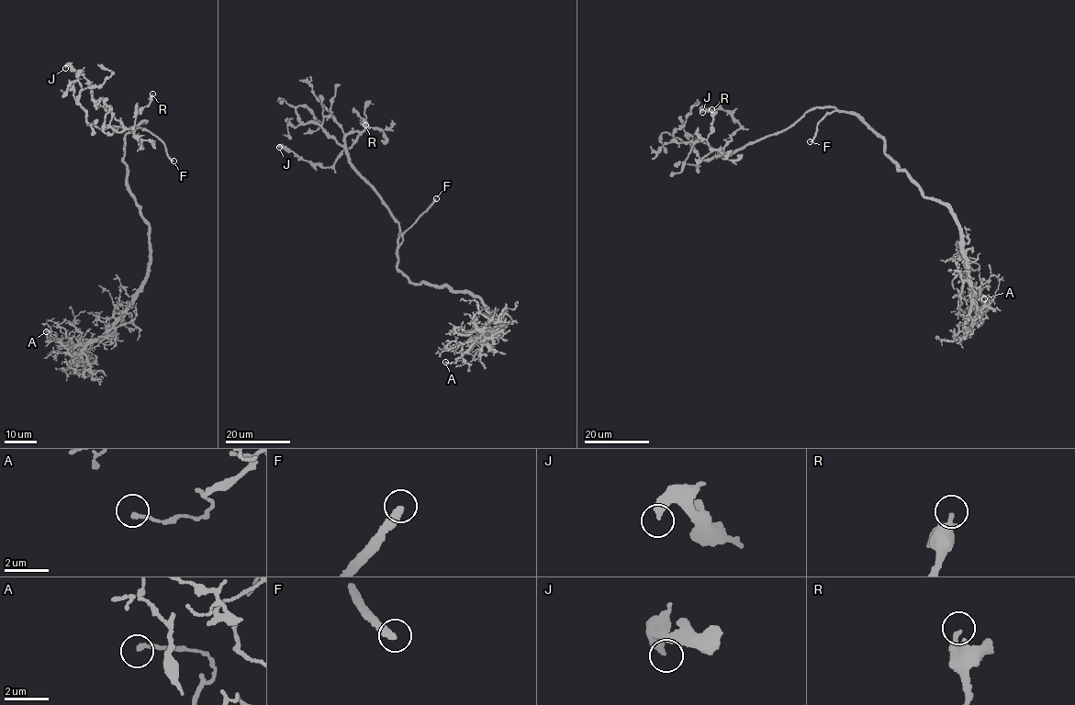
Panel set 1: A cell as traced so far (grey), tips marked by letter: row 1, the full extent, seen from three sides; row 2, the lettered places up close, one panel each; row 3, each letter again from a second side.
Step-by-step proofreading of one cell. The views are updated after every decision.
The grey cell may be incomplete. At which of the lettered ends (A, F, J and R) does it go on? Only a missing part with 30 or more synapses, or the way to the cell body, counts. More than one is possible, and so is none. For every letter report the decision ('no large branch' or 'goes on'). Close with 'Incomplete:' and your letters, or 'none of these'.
A: no large branch
F: goes on
J: no large branch
R: no large branch
Incomplete: F

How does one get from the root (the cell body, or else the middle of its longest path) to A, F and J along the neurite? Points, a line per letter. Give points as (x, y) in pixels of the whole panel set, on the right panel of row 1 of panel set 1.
A: (875, 131), (884, 153), (922, 194), (949, 209), (975, 308), (984, 298)
F: (875, 131), (856, 114), (836, 109), (829, 112), (818, 123), (816, 135), (810, 141)
J: (875, 131), (856, 114), (816, 106), (785, 130), (720, 155), (740, 124), (721, 108), (702, 108), (702, 112)

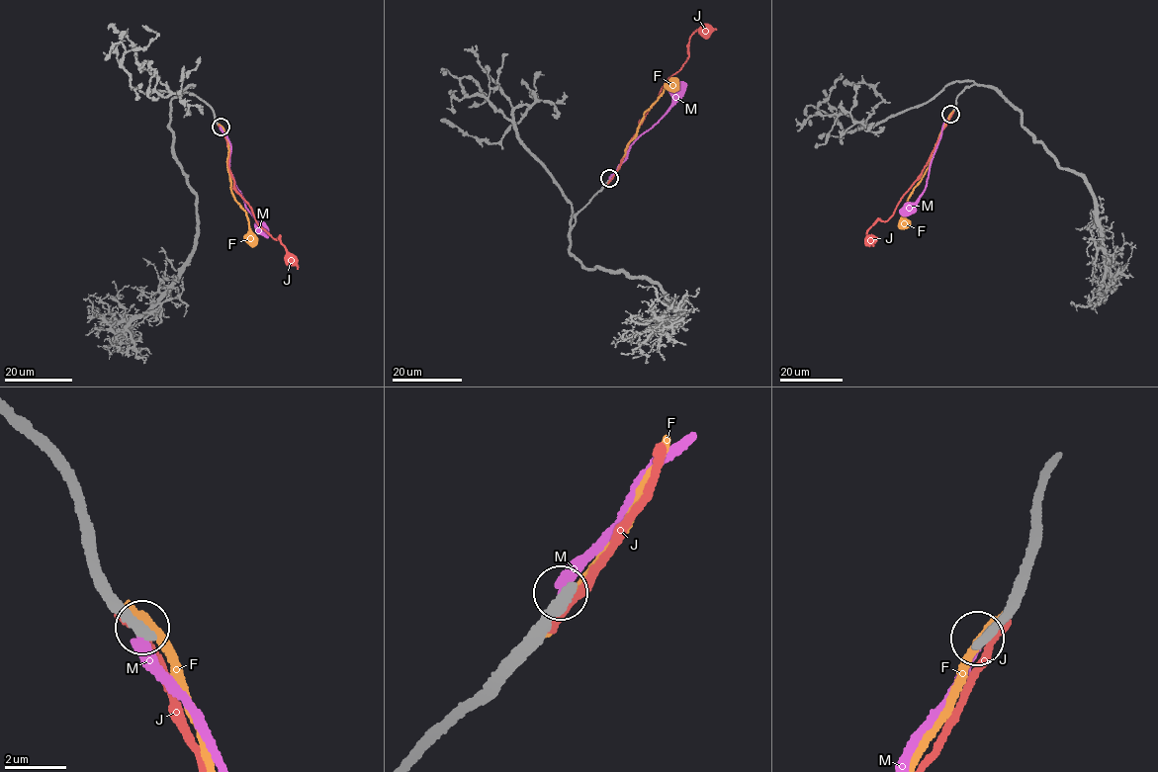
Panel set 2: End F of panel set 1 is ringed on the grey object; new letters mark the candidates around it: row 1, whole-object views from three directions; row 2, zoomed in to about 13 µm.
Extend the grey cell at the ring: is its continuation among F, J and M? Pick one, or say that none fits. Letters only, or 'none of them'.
none of them

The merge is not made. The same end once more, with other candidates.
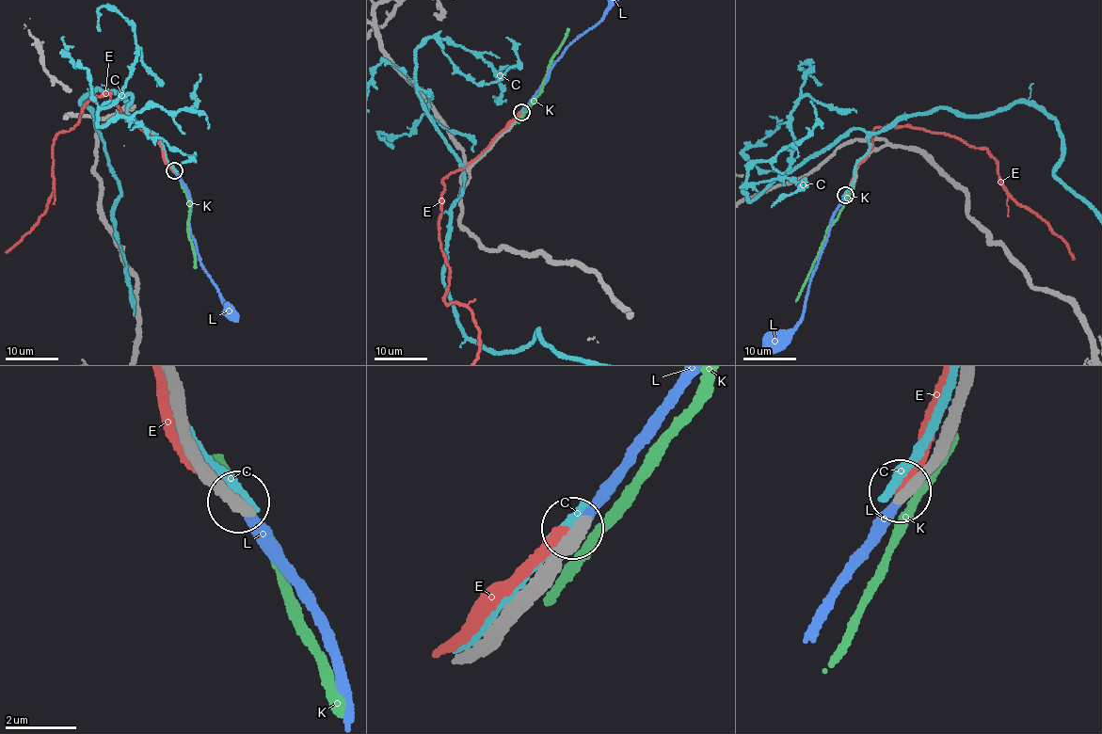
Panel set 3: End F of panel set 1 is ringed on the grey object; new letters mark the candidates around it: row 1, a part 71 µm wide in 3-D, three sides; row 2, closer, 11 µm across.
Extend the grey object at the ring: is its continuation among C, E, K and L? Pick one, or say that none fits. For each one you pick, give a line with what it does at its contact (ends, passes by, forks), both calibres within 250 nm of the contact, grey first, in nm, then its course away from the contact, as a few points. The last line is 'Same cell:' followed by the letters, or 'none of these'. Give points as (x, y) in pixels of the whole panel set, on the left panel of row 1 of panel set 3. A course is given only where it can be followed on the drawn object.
Same cell: none of these

